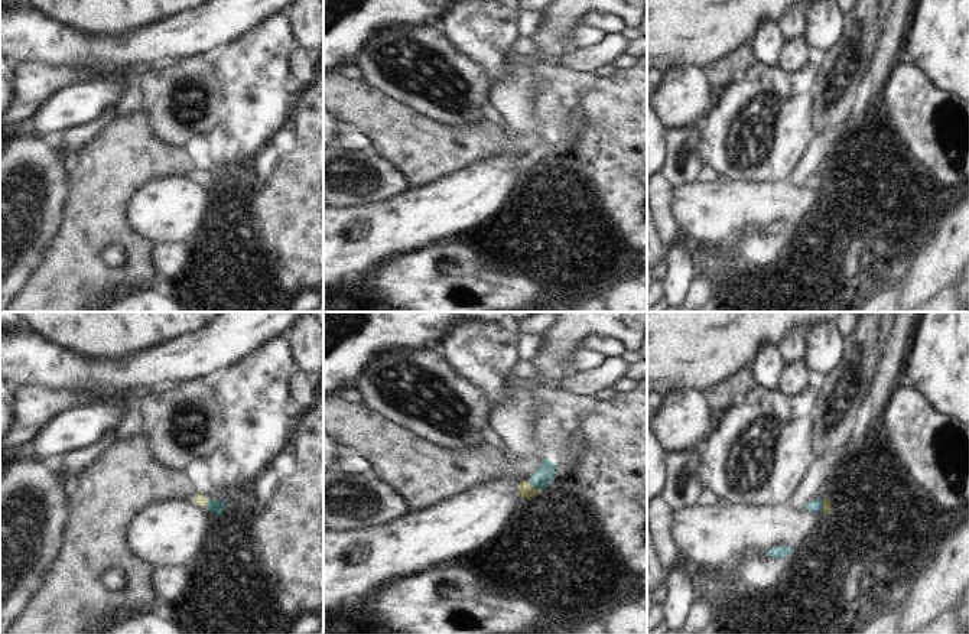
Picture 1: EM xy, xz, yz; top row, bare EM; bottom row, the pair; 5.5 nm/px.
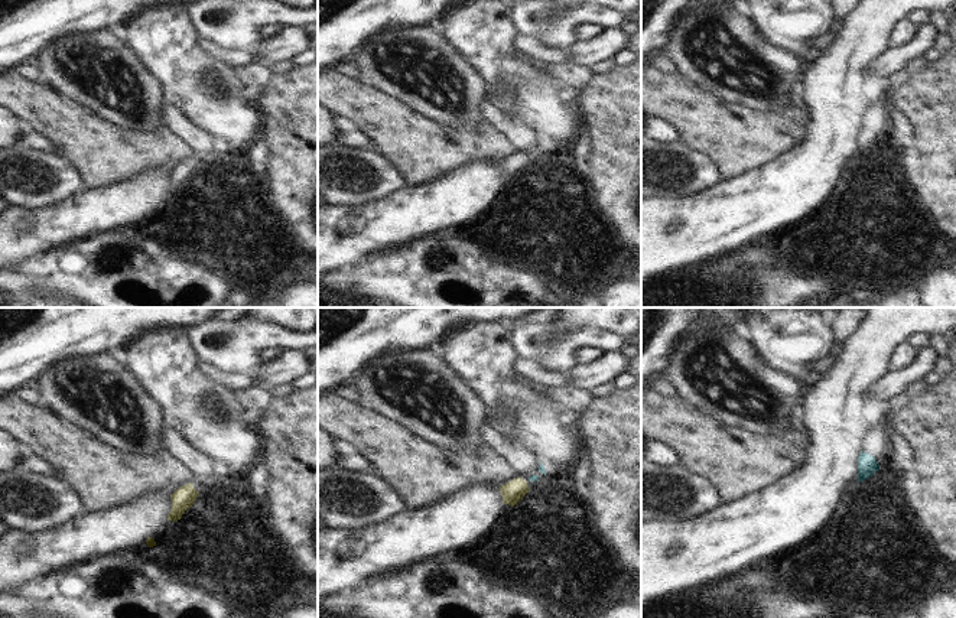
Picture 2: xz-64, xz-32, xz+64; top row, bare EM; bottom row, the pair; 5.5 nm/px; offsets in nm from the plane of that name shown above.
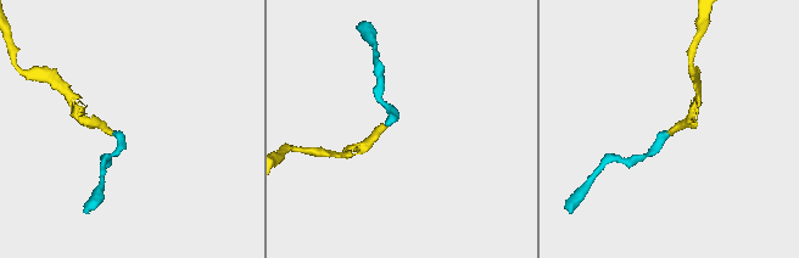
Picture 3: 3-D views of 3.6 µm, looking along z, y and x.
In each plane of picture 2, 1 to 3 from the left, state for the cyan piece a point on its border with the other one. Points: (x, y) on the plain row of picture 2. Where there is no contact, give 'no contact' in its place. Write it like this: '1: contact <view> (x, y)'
1: no contact
2: no contact
3: no contact

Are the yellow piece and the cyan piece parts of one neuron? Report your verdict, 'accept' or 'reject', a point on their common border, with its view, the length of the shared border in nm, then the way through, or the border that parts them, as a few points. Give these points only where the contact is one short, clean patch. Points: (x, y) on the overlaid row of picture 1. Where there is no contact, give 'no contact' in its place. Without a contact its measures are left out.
accept | xz (533, 487) | 80 nm | across xz (524, 490), (533, 487), (546, 472)

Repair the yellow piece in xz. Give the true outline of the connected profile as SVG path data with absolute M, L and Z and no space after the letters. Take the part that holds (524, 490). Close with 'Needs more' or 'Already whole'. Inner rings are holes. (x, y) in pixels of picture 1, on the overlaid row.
M542 458L540 466L531 475L530 481L520 481L516 495L531 500L542 488L546 488L553 479L556 479L556 465Z. Needs more.

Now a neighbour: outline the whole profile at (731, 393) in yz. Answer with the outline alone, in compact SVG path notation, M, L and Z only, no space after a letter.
M741 370L726 381L706 388L702 394L708 406L722 416L726 410L744 403L751 390L758 387L752 370Z

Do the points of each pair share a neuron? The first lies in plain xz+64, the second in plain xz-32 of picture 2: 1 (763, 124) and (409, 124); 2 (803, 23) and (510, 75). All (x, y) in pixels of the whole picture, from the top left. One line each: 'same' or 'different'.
1: same
2: same

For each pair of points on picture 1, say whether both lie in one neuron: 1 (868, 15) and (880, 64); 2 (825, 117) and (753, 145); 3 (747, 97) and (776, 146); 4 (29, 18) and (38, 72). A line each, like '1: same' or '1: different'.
1: different
2: different
3: same
4: different

